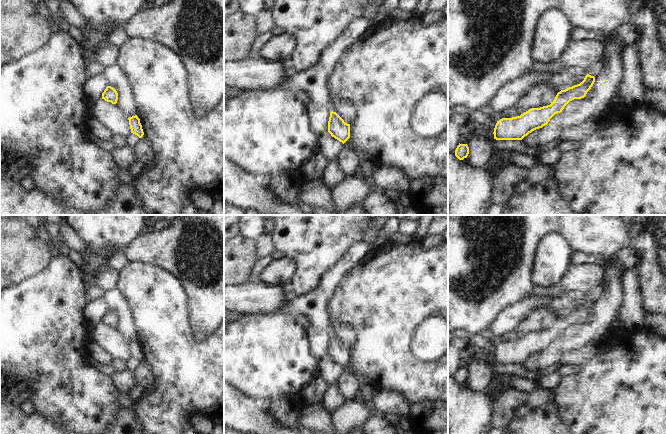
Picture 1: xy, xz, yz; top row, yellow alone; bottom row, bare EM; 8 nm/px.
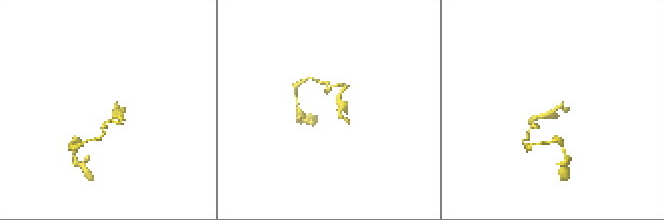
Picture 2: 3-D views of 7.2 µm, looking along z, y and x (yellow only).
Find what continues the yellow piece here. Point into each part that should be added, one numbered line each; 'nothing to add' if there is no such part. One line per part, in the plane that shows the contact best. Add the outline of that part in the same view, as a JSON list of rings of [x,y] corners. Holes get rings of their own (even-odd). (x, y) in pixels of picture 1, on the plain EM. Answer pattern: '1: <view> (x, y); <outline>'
nothing to add

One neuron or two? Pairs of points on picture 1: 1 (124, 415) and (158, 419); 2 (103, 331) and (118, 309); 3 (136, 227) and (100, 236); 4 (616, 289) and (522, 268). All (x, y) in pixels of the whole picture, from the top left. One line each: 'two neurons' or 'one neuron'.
1: two neurons
2: two neurons
3: one neuron
4: two neurons

